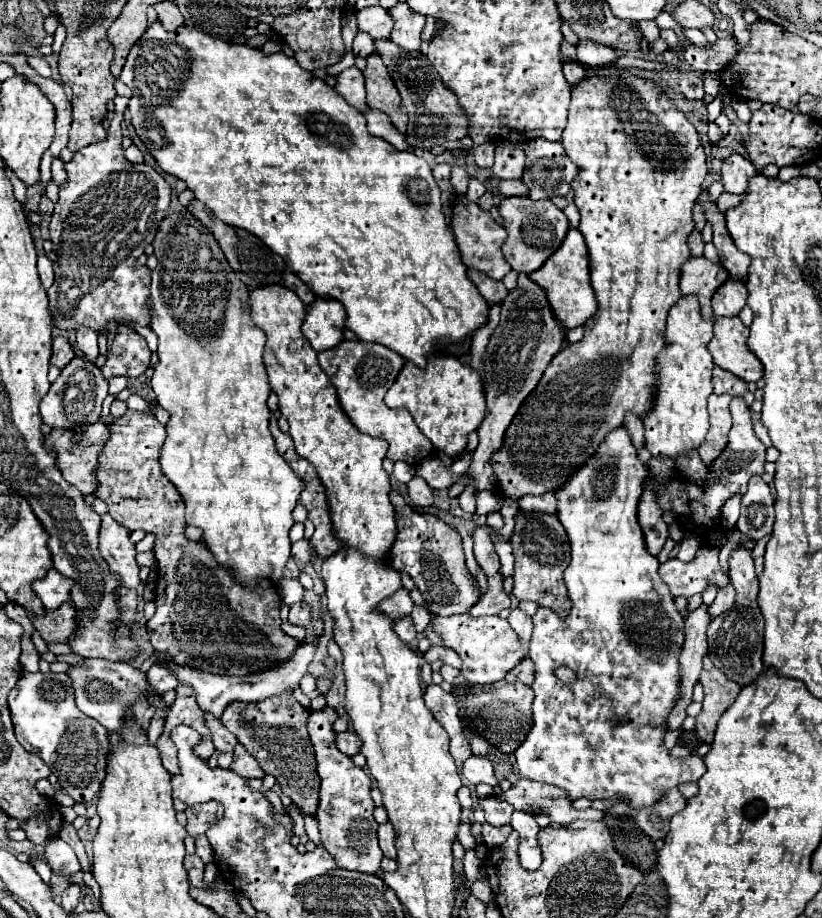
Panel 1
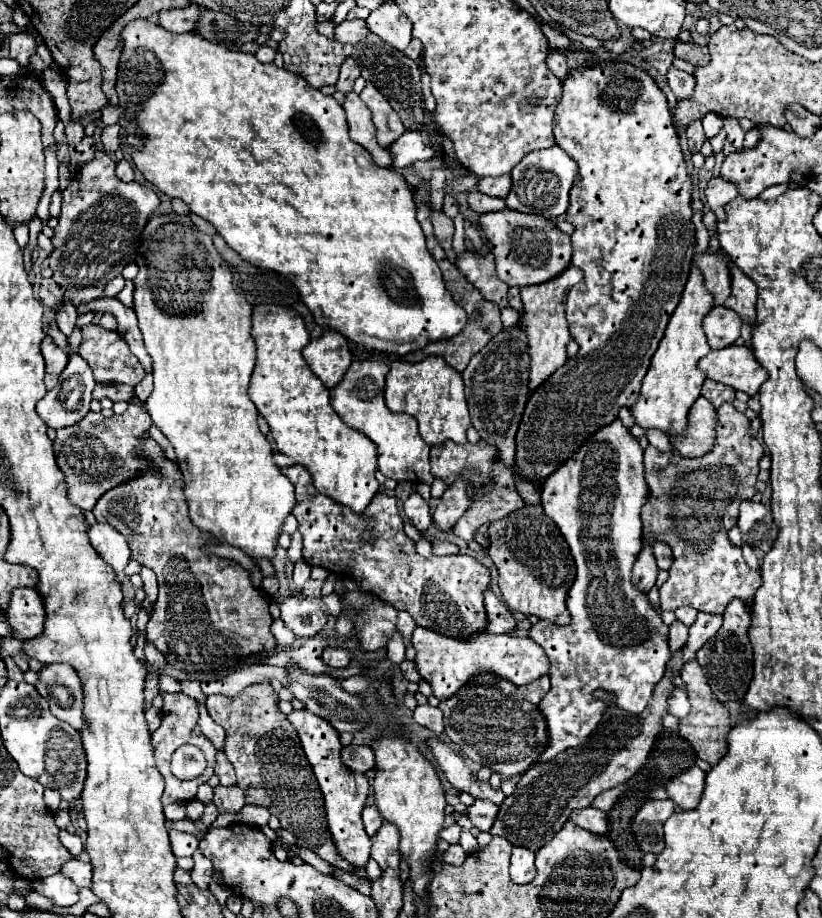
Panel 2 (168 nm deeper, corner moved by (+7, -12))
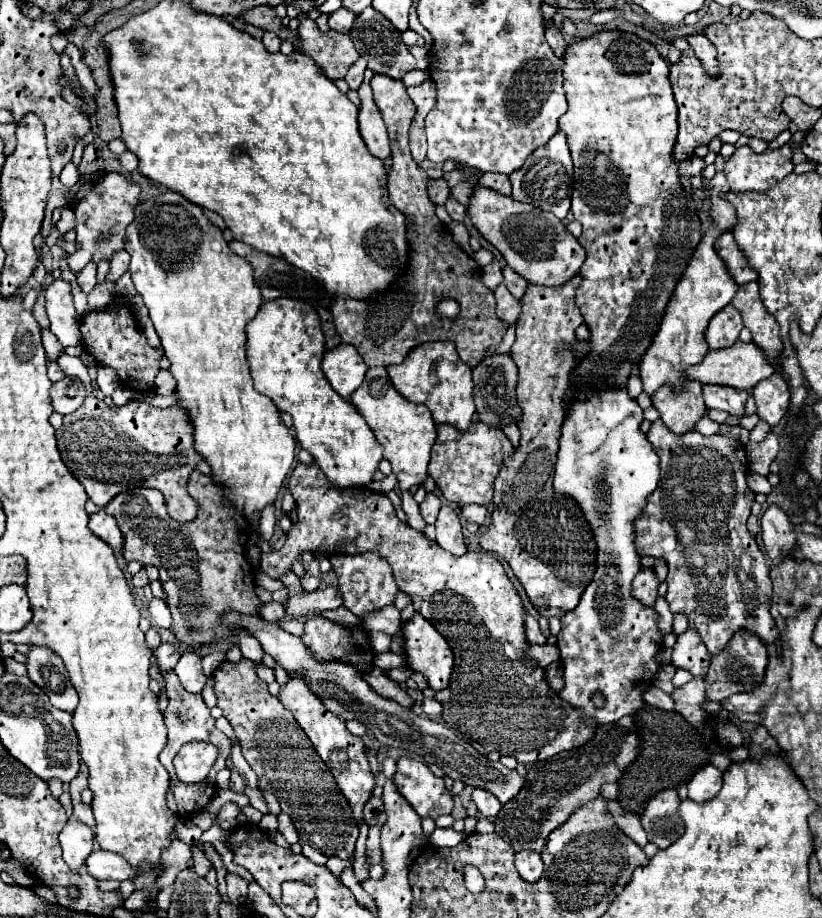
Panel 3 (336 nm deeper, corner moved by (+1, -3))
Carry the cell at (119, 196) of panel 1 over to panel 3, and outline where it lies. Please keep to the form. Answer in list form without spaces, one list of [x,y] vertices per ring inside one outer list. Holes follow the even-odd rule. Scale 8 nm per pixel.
[[[106,173],[92,185],[86,199],[74,205],[76,241],[80,243],[80,249],[68,257],[68,265],[74,273],[80,273],[88,261],[94,263],[100,263],[100,259],[110,261],[112,253],[122,251],[124,231],[132,223],[134,207],[138,205],[138,195],[140,195],[140,185],[126,181],[126,177],[120,173]]]

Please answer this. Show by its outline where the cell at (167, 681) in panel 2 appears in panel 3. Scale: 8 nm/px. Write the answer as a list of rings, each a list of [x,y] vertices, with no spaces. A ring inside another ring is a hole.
[[[186,651],[180,657],[174,673],[178,675],[182,687],[190,693],[202,693],[208,683],[208,677],[202,673],[202,655],[194,651]]]

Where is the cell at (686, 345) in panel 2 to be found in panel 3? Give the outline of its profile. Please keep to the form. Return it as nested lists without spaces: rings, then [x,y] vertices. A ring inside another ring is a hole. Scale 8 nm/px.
[[[718,171],[714,175],[714,179],[708,183],[708,191],[710,191],[710,221],[712,221],[712,225],[702,235],[694,255],[688,261],[688,269],[682,273],[678,285],[674,287],[674,293],[670,295],[670,301],[666,305],[666,311],[658,325],[658,331],[652,339],[652,345],[644,353],[644,359],[640,361],[640,377],[644,383],[644,391],[648,395],[652,395],[660,385],[672,383],[672,385],[680,387],[686,381],[682,377],[682,371],[692,365],[698,365],[704,359],[704,355],[708,353],[708,347],[704,341],[704,329],[708,327],[712,315],[718,313],[720,309],[724,309],[732,301],[732,297],[736,295],[736,289],[738,289],[738,283],[732,279],[724,261],[720,261],[720,255],[714,249],[714,243],[720,237],[720,233],[732,231],[732,227],[736,225],[736,209],[720,197],[722,193],[730,191],[728,181],[722,171]]]

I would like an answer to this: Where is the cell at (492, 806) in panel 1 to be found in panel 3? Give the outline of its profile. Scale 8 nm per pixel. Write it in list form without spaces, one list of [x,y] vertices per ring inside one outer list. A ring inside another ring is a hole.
[[[474,789],[472,799],[474,799],[474,803],[476,803],[476,807],[478,807],[478,811],[480,811],[482,817],[492,819],[492,817],[496,817],[498,811],[502,809],[500,801],[498,801],[492,793],[488,793],[488,791],[484,791],[484,789]]]

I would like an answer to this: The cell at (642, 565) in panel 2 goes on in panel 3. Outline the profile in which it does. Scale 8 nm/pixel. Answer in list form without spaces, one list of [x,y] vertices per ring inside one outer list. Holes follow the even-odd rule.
[[[642,569],[638,571],[638,575],[634,577],[632,583],[632,597],[636,601],[640,601],[646,607],[652,607],[656,601],[656,589],[658,589],[658,579],[654,575],[652,569]]]

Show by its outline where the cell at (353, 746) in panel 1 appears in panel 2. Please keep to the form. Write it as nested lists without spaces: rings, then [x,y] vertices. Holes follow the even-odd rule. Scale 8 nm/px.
[[[350,744],[342,748],[342,762],[352,772],[366,772],[374,766],[374,752],[364,744]]]

